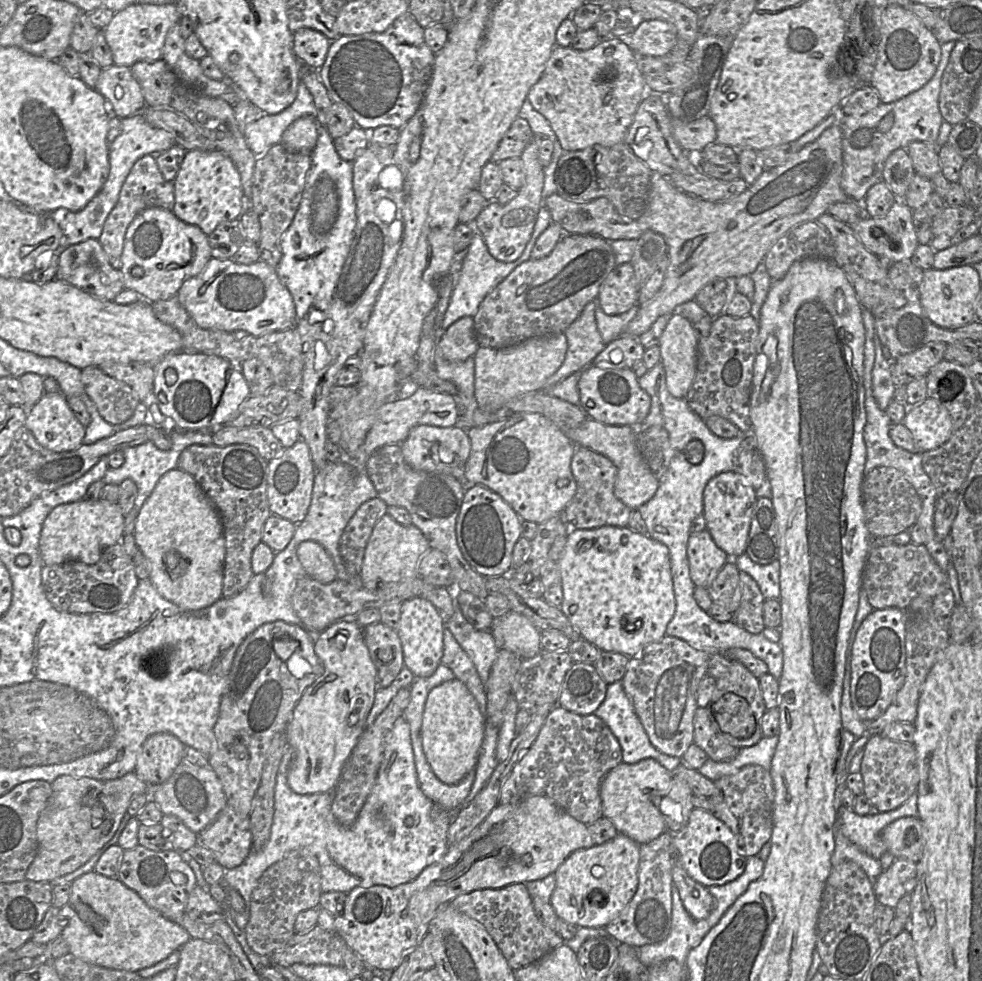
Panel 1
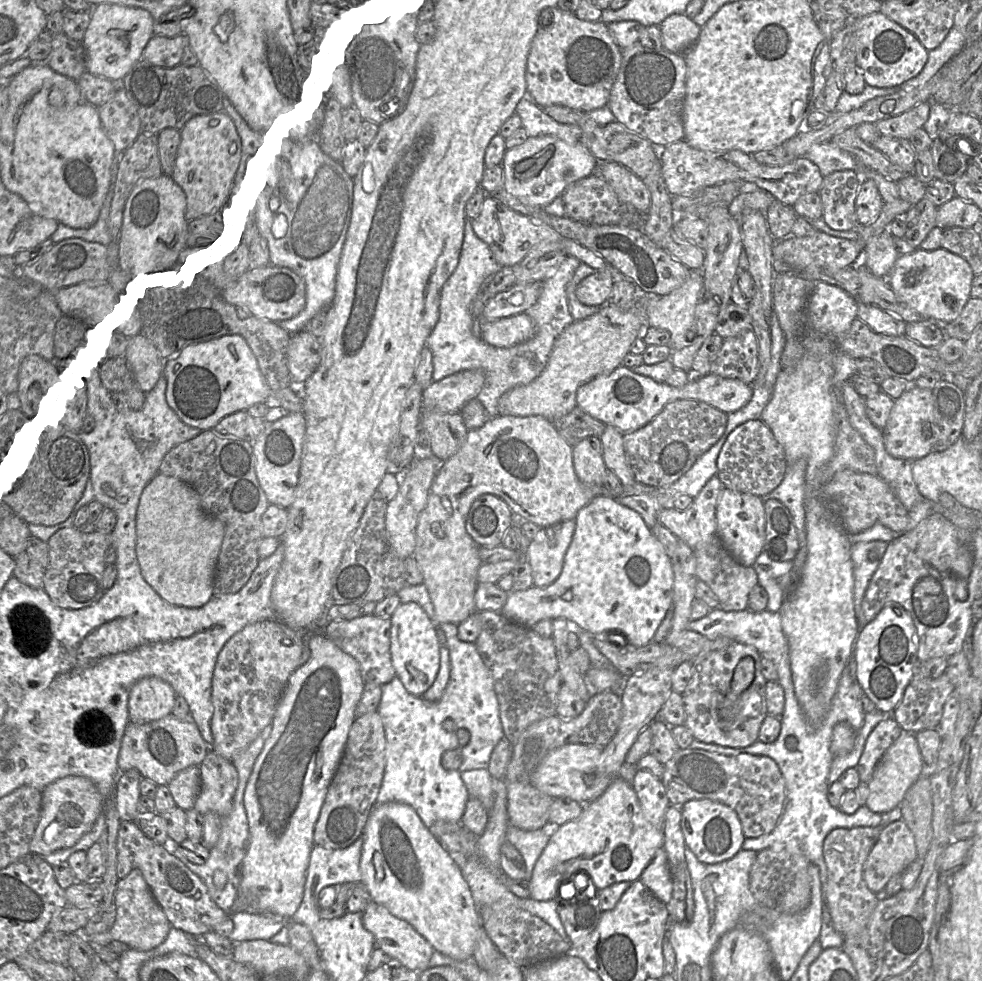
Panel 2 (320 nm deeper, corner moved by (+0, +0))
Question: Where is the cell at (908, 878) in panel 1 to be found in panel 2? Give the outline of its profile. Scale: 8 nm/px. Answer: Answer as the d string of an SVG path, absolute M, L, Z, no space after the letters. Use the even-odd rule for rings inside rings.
M902 820L883 826L864 863L866 885L881 898L890 878L902 874L917 858L913 834Z

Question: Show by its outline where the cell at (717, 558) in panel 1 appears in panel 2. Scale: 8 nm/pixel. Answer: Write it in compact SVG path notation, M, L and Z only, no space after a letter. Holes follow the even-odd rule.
M714 475L688 509L663 508L658 522L692 549L705 544L717 535L716 507L723 488L718 475Z

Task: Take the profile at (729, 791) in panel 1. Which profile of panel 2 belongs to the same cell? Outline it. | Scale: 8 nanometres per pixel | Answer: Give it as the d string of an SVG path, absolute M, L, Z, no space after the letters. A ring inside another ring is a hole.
M678 749L664 765L661 777L671 805L709 799L732 808L738 815L745 838L770 833L778 824L786 801L785 782L778 765L761 755L724 756L701 749Z

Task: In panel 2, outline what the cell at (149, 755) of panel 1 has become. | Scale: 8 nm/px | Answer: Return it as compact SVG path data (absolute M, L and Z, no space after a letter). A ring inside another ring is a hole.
M146 677L131 688L128 698L129 722L145 724L172 714L176 693L157 677Z

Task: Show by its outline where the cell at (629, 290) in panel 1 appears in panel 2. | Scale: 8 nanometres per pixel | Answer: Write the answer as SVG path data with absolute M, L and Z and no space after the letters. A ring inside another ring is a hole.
M596 270L578 284L576 296L584 305L603 306L609 303L613 285L614 281L608 270Z

